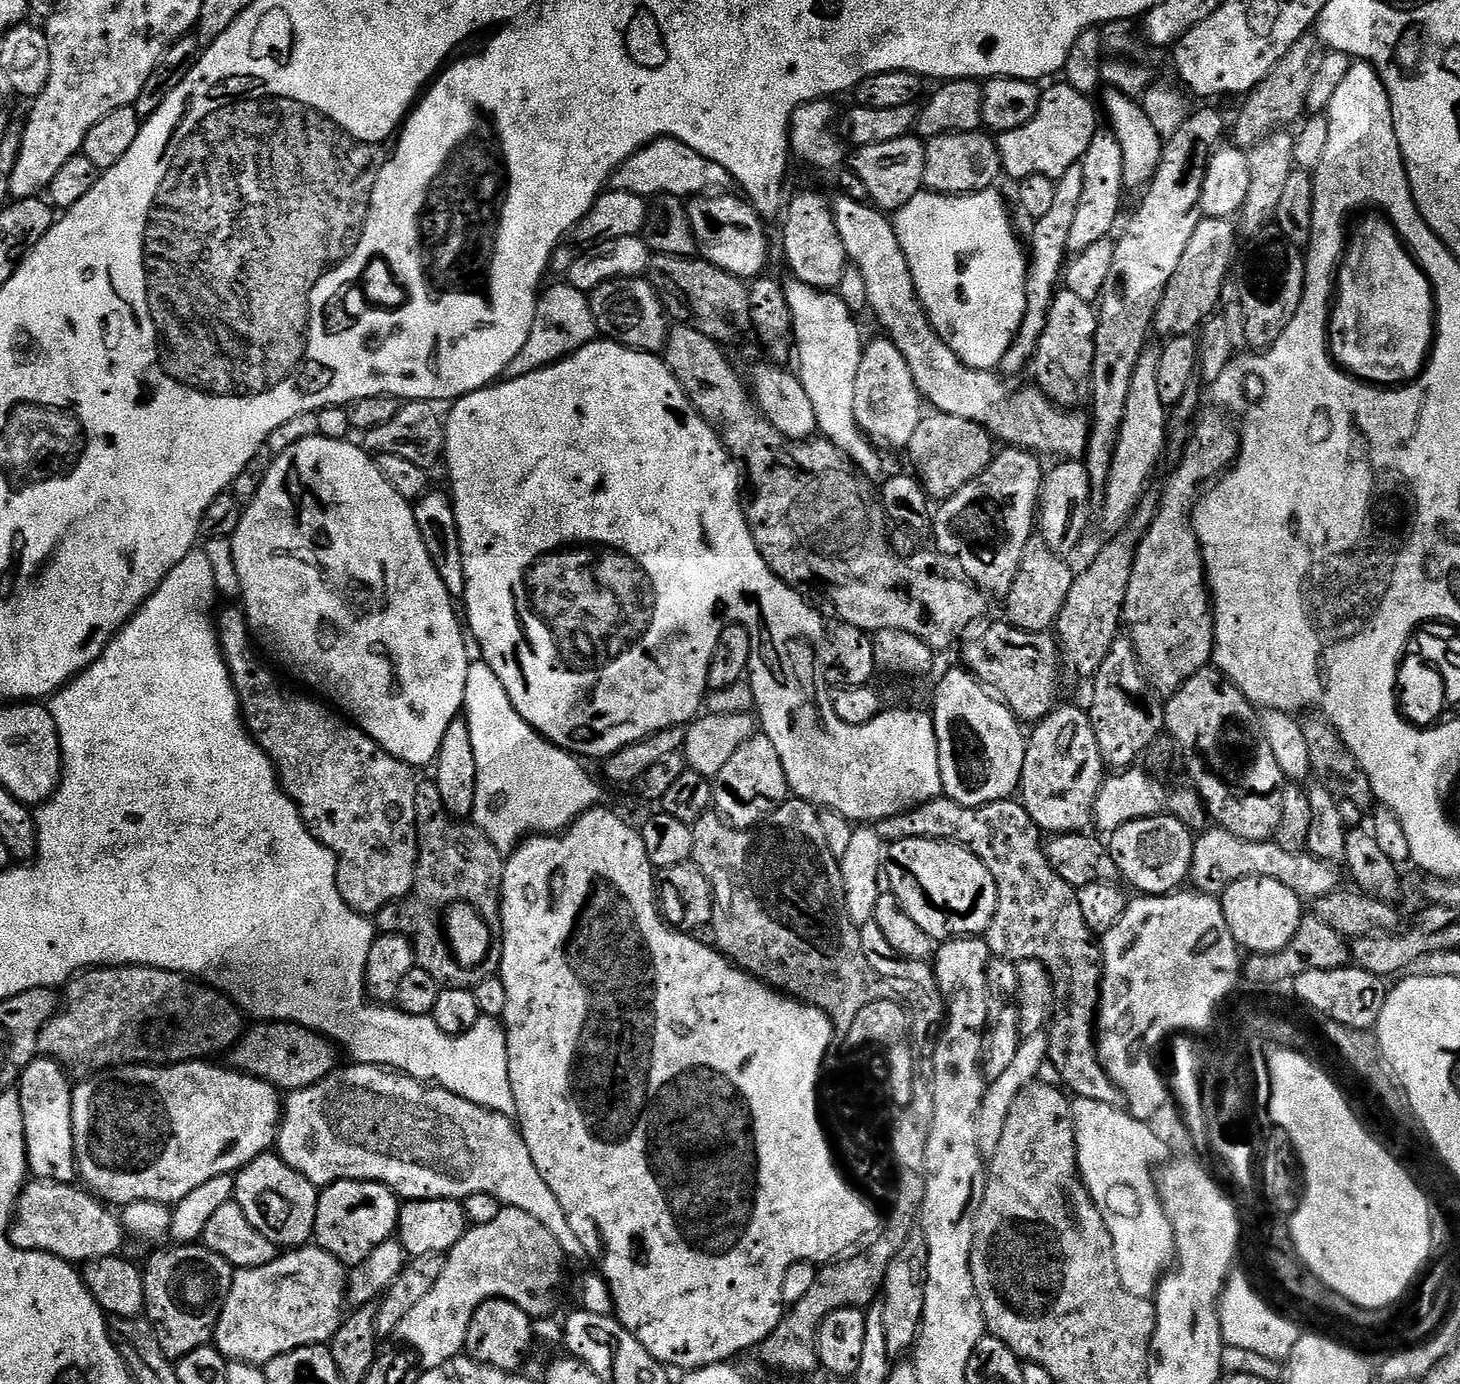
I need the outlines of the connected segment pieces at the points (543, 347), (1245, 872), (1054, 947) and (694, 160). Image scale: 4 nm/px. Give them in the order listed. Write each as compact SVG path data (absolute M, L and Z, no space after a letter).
M560 282L553 288L545 287L536 302L534 326L530 326L530 338L526 338L526 346L522 346L518 358L510 362L507 375L521 376L557 364L558 361L565 360L571 352L576 352L582 346L592 343L597 336L589 293L578 290L566 282Z
M1212 826L1209 832L1195 837L1190 884L1195 891L1206 896L1219 897L1230 885L1242 878L1274 878L1274 882L1282 882L1282 886L1294 890L1294 894L1299 896L1301 901L1314 902L1322 898L1322 894L1330 894L1341 887L1340 876L1336 870L1338 868L1335 863L1322 861L1304 852L1294 854L1282 850L1275 839L1250 842L1246 838L1230 834L1225 828Z
M942 794L938 799L911 808L909 812L903 812L894 818L877 820L874 827L878 838L888 844L899 840L946 840L950 844L957 844L970 850L970 854L977 856L982 866L986 866L986 870L994 874L994 886L998 886L998 906L986 933L989 953L1013 962L1021 960L1042 962L1056 984L1056 1007L1046 1029L1048 1064L1056 1071L1055 1079L1073 1097L1090 1102L1119 1105L1122 1093L1102 1066L1096 1051L1094 1035L1094 1025L1100 1006L1100 983L1104 977L1104 953L1097 937L1086 926L1086 918L1082 918L1082 906L1078 906L1076 897L1077 889L1062 882L1062 878L1058 878L1058 874L1050 866L1044 854L1040 827L1032 821L1023 803L1019 799L1009 798L981 808L971 808L949 800Z
M664 136L650 142L645 148L637 150L633 156L626 158L612 174L611 187L617 192L629 192L645 198L657 196L678 196L681 198L700 197L715 193L717 190L728 190L733 187L731 174L718 162L710 162L702 154L690 150L686 142Z

